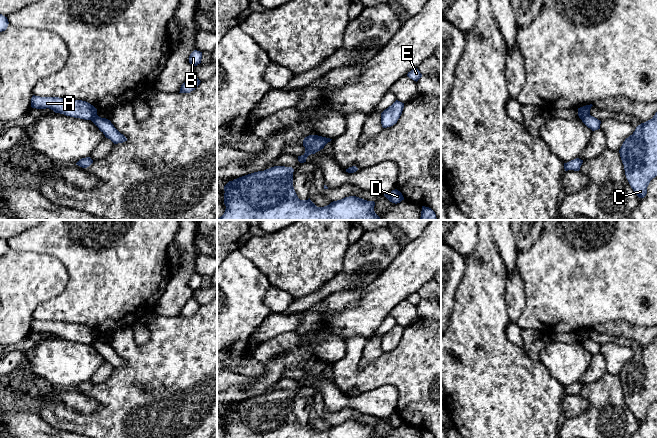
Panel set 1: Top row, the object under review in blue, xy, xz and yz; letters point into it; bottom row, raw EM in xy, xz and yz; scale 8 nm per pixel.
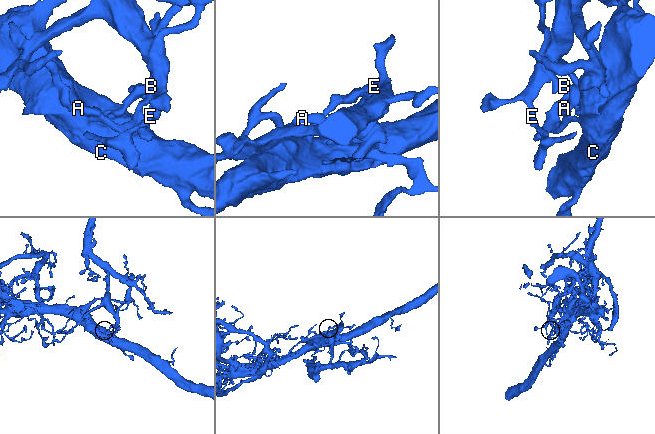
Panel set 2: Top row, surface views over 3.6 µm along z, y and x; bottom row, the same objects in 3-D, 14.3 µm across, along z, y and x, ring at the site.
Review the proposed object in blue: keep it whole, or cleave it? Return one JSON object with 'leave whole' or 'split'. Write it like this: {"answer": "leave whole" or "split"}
{"answer": "split"}

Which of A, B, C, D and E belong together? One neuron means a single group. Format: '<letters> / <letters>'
A B E / C D

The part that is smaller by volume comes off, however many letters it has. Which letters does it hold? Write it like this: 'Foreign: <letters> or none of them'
Foreign: A, B, E

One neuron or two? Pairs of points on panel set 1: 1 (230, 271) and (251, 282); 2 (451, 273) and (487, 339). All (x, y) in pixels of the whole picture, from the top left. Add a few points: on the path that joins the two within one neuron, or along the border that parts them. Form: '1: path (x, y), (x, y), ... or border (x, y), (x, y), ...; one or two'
1: path (235, 276), (241, 282), (246, 282); one
2: border (464, 262), (464, 275), (458, 286), (452, 308); two

